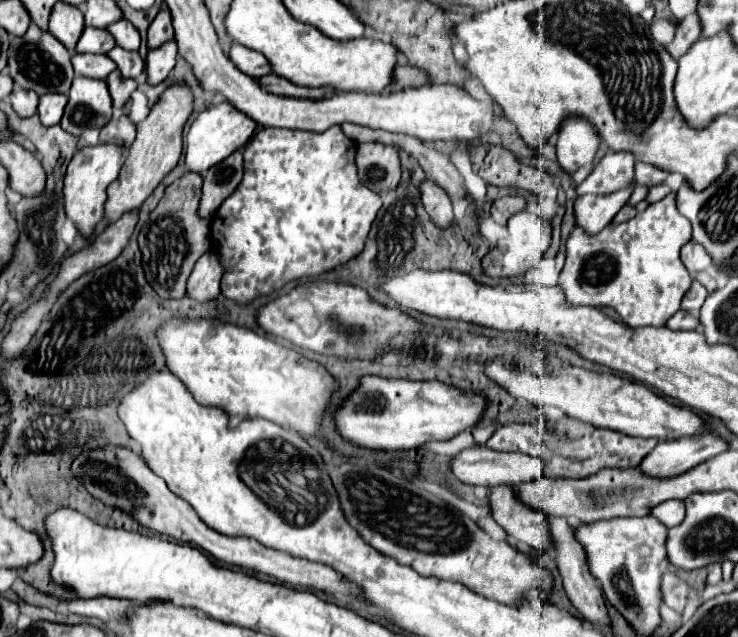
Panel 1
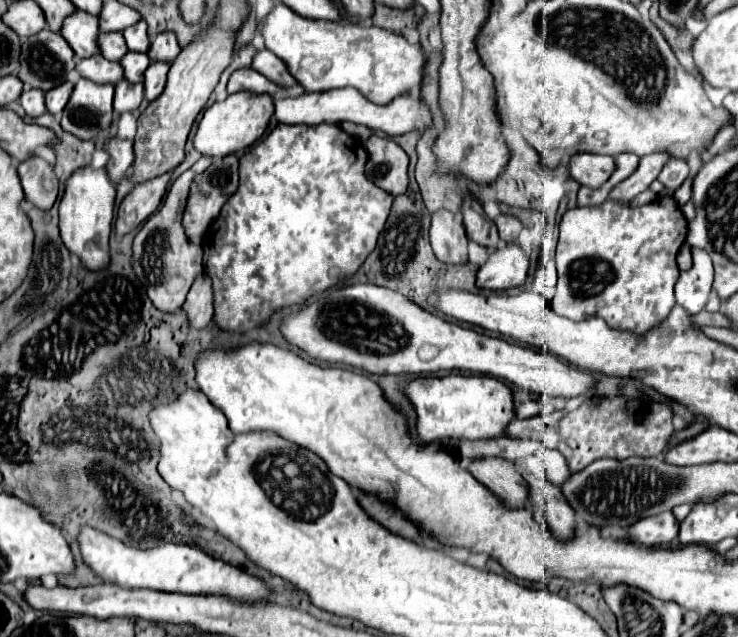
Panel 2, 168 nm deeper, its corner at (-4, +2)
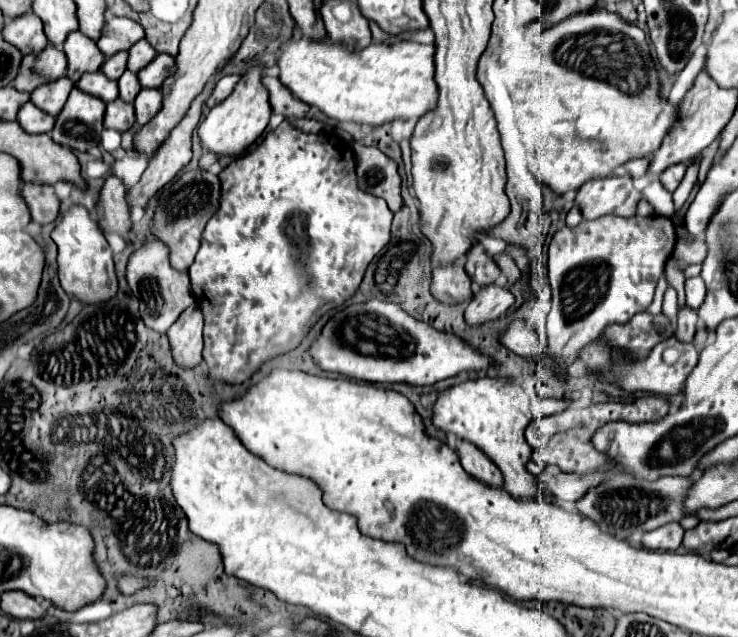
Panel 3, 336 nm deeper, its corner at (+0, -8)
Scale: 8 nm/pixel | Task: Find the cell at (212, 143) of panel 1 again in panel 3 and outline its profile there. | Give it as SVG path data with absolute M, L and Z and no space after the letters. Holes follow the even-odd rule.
M252 68L246 76L242 76L234 92L228 96L228 100L214 106L204 118L204 122L198 126L198 136L202 140L202 146L214 152L216 156L232 156L232 158L240 156L266 130L272 108L268 102L268 90L264 88L260 74L262 74L262 68Z

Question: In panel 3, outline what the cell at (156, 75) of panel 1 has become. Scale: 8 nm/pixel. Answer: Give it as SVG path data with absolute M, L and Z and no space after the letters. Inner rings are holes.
M142 88L138 98L134 100L136 108L136 122L146 124L160 108L162 108L162 94L156 88Z

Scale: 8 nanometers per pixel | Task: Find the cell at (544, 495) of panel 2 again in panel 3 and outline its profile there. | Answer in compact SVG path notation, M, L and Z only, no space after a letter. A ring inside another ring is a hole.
M476 378L462 382L458 386L450 386L438 394L432 404L432 424L434 428L454 434L460 440L466 440L480 448L504 474L504 490L510 496L528 500L528 498L544 498L550 500L550 492L546 492L538 478L528 470L528 462L532 456L530 444L526 444L524 430L530 424L530 404L526 392L508 382L496 378Z

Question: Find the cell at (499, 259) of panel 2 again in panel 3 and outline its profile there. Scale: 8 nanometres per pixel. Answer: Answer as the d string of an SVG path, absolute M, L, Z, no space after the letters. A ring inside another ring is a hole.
M490 284L486 288L480 288L466 306L466 322L474 326L486 320L494 320L504 314L512 304L514 294L506 286Z

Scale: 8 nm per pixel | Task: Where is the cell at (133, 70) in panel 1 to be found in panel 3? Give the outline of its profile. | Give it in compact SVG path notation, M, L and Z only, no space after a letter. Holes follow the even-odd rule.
M126 70L120 80L118 80L118 86L120 86L120 98L126 100L126 102L134 102L138 92L140 92L140 84L138 84L138 76L130 70Z

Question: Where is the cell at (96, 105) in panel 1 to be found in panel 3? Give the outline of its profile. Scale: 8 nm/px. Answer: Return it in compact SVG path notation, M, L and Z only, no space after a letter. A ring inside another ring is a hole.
M74 88L64 110L56 118L56 126L52 130L54 142L80 152L98 146L104 130L104 110L106 104L102 100L96 100L94 96Z

